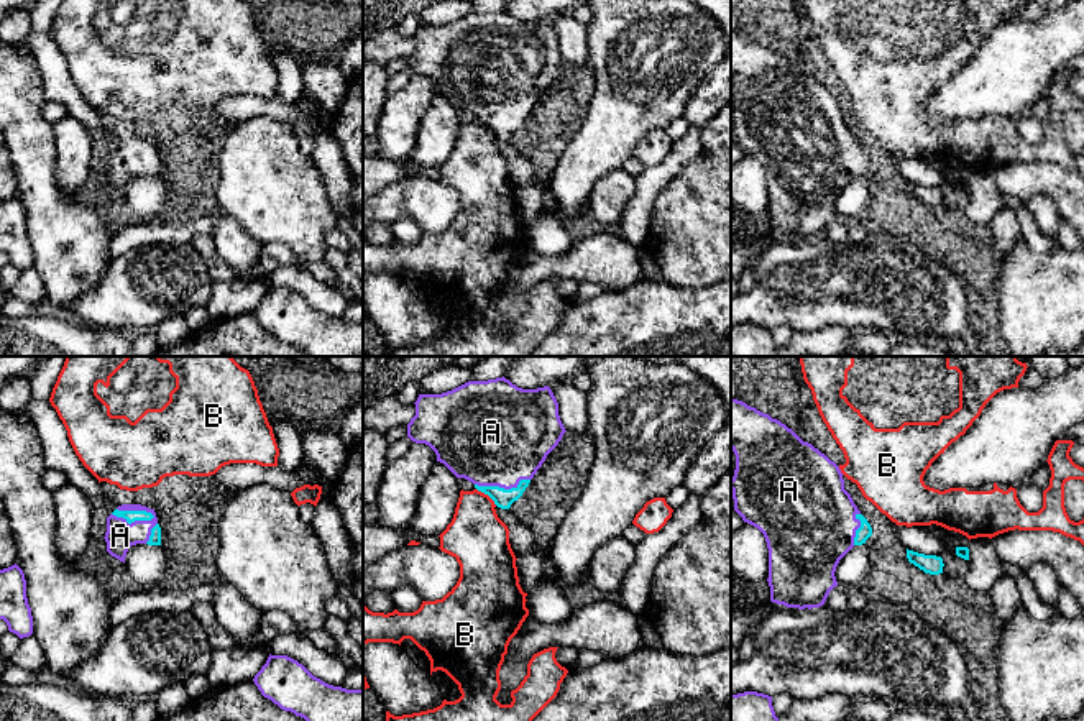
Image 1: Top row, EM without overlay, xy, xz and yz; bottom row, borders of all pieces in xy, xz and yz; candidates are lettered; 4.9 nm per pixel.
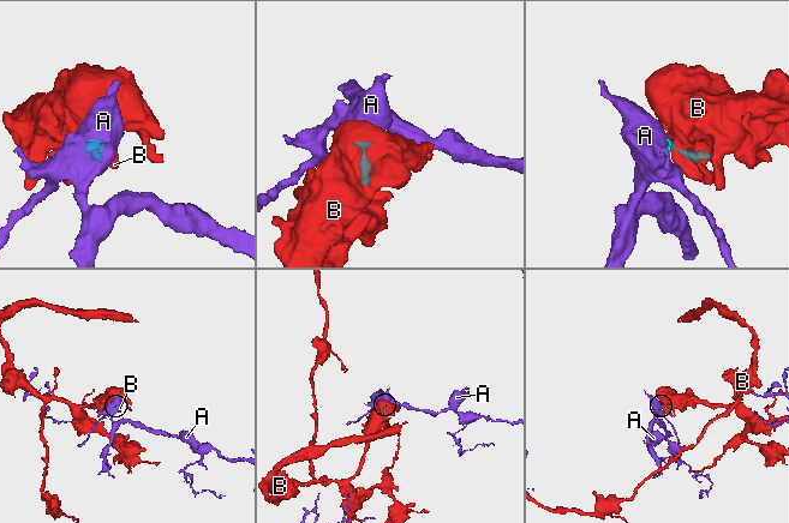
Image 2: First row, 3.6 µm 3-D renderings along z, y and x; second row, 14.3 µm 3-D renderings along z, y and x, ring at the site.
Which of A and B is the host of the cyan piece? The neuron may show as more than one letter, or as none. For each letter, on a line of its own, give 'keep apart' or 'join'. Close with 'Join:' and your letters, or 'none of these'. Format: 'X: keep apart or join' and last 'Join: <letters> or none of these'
A: join
B: keep apart
Join: A

